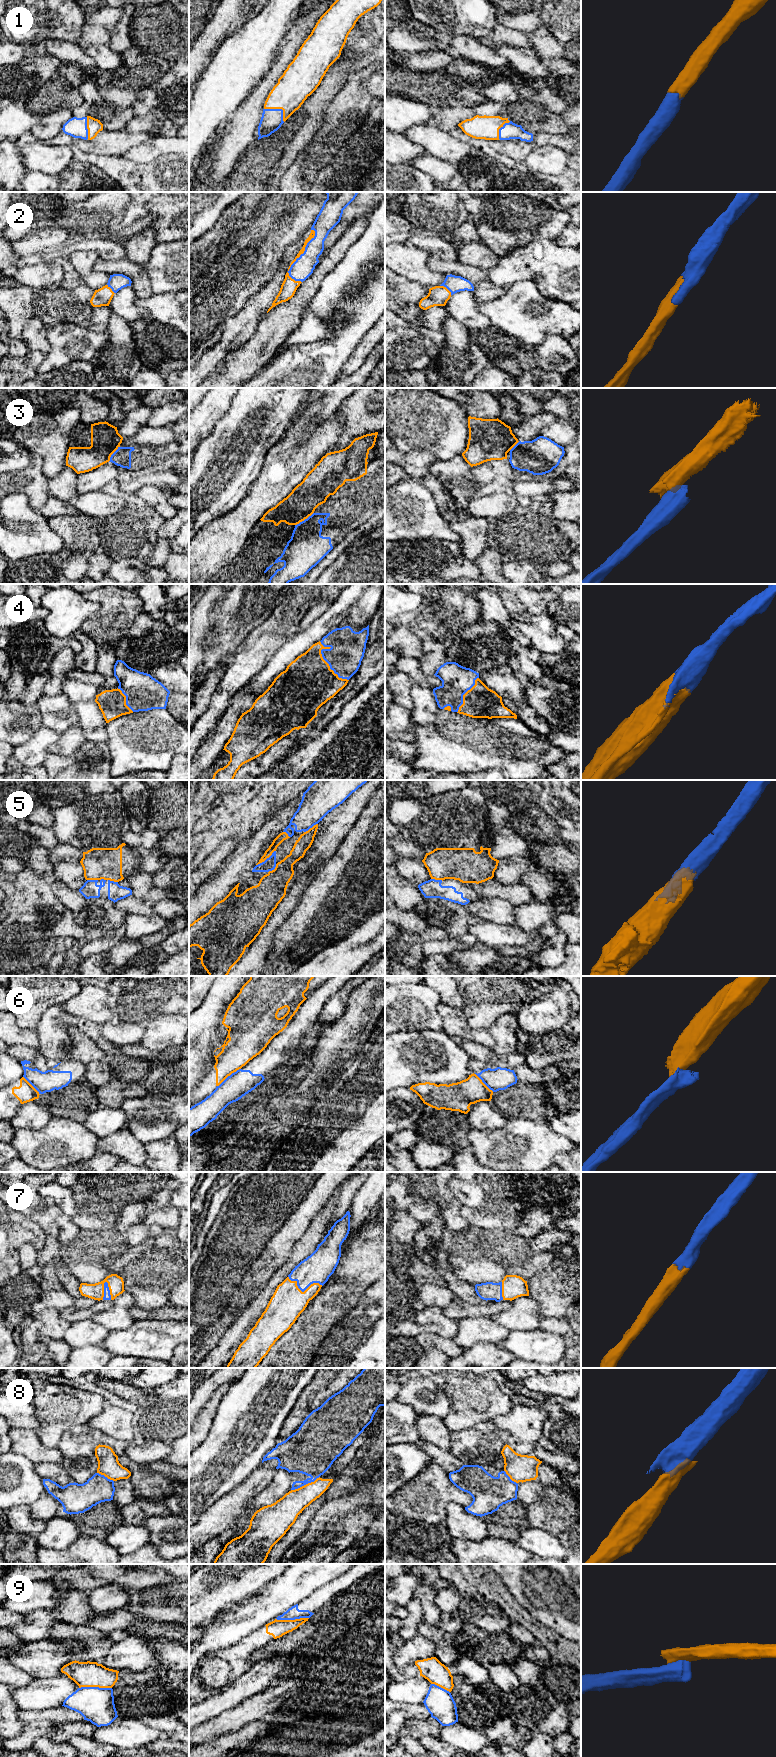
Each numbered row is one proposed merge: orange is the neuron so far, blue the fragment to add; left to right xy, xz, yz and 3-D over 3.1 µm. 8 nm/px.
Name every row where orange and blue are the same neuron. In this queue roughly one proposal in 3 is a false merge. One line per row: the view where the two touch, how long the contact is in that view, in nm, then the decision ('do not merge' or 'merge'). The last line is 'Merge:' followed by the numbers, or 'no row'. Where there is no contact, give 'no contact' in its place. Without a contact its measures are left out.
1: contact in xz; length 200 nm; merge
2: contact in xz; length 440 nm; merge
3: contact in xz; length 190 nm; do not merge
4: contact in xz; length 400 nm; merge
5: contact in xz; length 200 nm; do not merge
6: contact in xz; length 240 nm; do not merge
7: contact in xz; length 280 nm; merge
8: contact in xz; length 260 nm; do not merge
9: contact in xy; length 260 nm; do not merge
Merge: 1, 2, 4, 7

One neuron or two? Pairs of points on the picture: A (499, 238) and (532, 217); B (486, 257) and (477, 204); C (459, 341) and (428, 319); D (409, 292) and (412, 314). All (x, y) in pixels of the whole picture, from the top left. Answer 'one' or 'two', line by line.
A: one
B: two
C: two
D: one

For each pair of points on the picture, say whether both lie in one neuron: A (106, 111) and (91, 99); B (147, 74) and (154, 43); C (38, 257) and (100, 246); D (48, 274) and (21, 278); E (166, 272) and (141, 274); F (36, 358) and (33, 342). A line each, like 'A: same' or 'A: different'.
A: different
B: different
C: same
D: same
E: different
F: different

